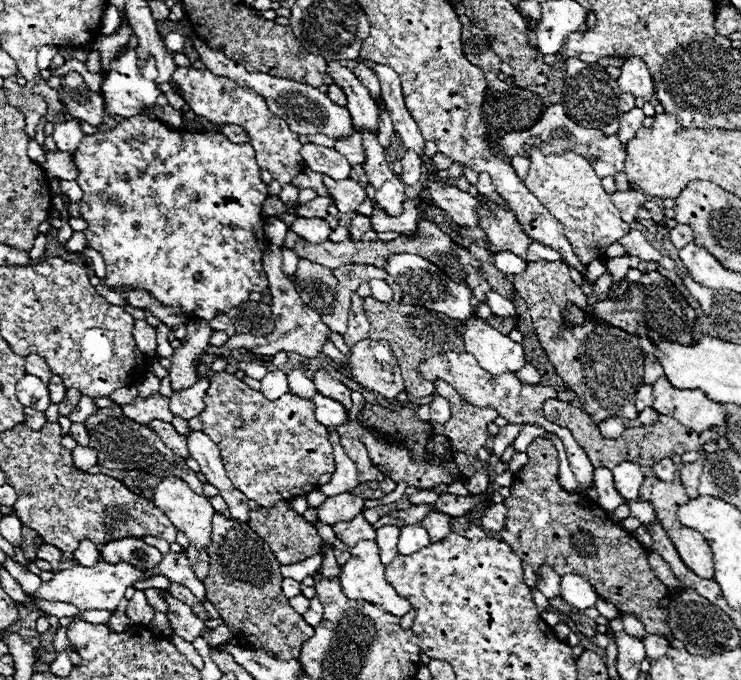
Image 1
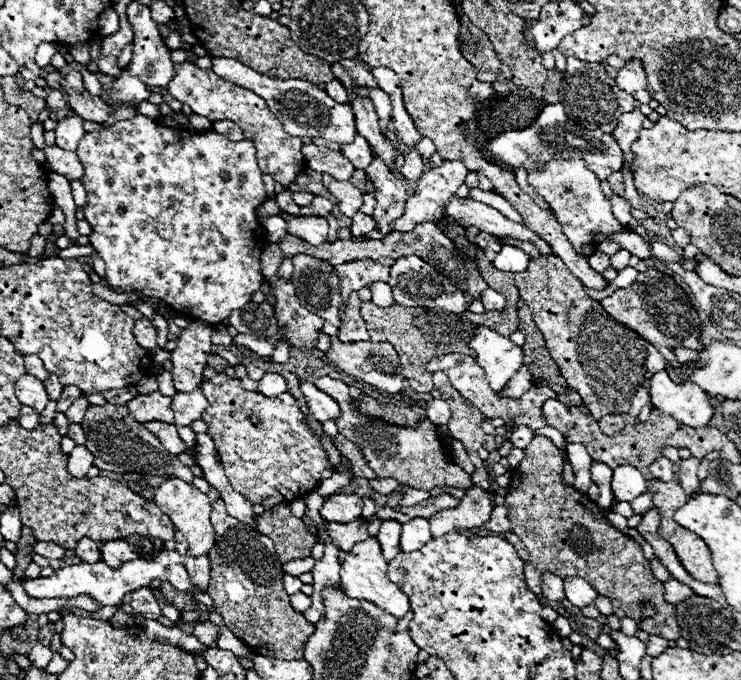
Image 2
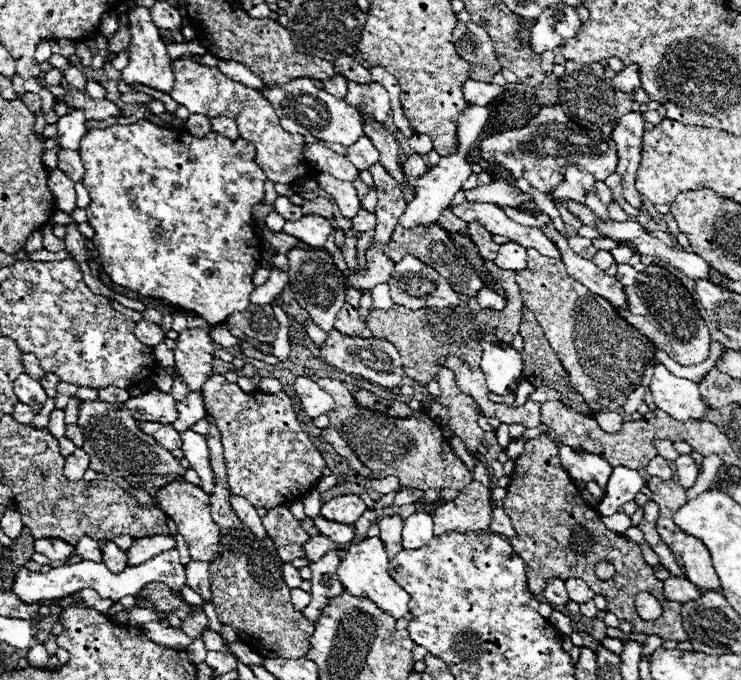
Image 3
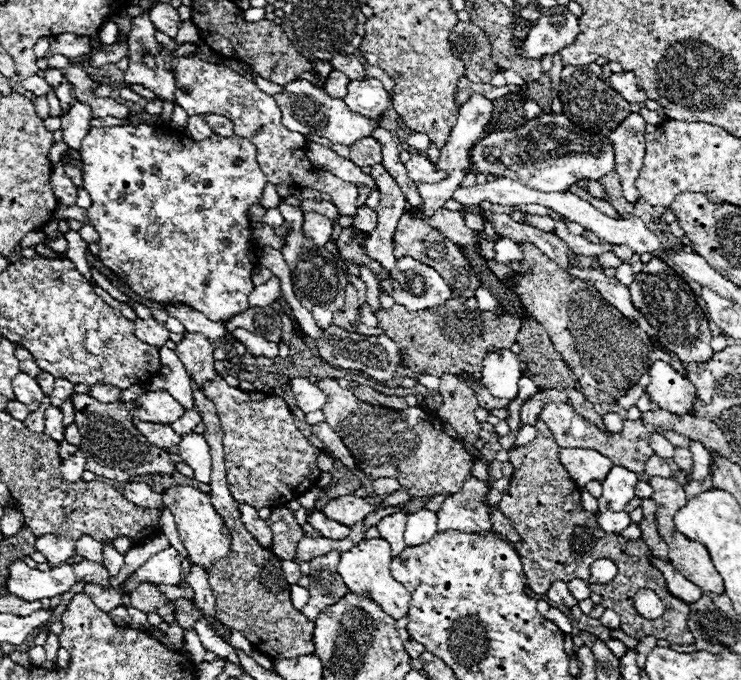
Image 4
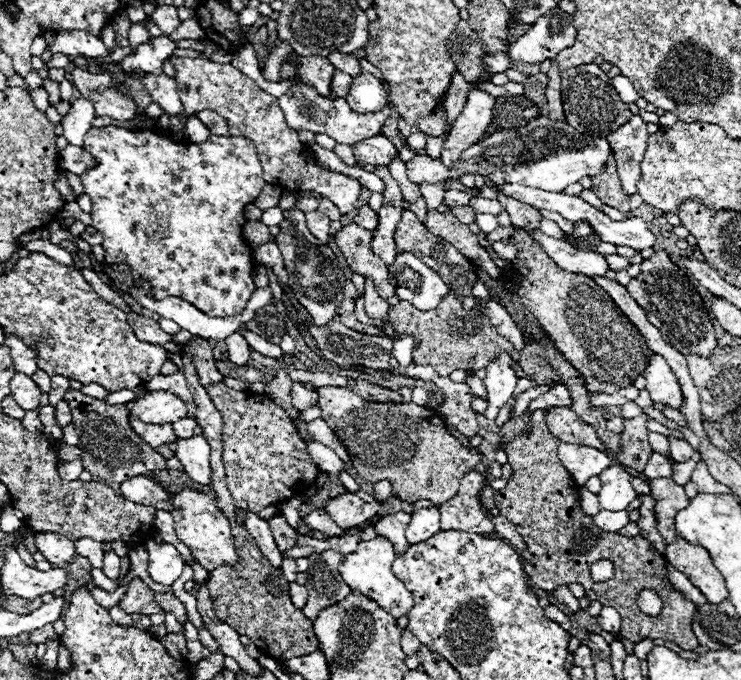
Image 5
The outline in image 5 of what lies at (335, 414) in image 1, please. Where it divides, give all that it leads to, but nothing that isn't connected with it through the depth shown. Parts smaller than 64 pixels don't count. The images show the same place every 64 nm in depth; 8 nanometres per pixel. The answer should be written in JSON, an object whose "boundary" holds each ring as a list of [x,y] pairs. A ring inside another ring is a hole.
{"boundary":[[[294,382],[292,386],[292,392],[290,392],[290,402],[294,408],[298,410],[304,410],[304,408],[312,408],[318,404],[318,394],[304,388],[300,382]]]}

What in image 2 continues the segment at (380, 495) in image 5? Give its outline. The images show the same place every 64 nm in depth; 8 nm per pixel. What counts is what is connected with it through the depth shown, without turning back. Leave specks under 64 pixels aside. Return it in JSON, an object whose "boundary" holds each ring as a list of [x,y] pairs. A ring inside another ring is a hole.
{"boundary":[[[378,478],[378,480],[370,480],[370,486],[372,486],[372,490],[376,490],[376,492],[380,492],[380,494],[390,494],[390,492],[394,492],[396,488],[398,488],[398,480],[394,480],[394,478]]]}

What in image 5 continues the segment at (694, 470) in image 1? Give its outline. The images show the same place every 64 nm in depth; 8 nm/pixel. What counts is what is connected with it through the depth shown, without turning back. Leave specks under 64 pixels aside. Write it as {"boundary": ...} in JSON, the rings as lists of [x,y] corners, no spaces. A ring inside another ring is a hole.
{"boundary":[[[668,438],[668,448],[670,448],[670,458],[674,462],[684,462],[694,454],[694,448],[690,446],[690,442],[686,442],[684,438]]]}

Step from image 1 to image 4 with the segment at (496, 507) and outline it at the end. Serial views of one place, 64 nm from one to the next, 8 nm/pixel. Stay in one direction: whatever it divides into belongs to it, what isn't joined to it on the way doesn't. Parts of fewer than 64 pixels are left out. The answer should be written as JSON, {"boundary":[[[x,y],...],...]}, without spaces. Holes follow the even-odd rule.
{"boundary":[[[496,510],[496,512],[492,512],[492,532],[500,534],[502,538],[506,538],[506,540],[508,540],[508,542],[512,542],[512,544],[520,542],[518,532],[512,528],[512,524],[508,522],[508,518],[506,518],[506,516],[502,516],[498,510]]]}

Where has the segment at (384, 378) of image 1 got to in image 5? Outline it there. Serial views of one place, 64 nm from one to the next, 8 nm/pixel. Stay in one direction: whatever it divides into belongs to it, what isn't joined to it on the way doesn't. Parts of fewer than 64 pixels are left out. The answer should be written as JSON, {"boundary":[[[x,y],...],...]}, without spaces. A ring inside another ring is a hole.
{"boundary":[[[330,320],[326,326],[316,326],[310,324],[310,334],[316,340],[316,346],[320,348],[322,356],[342,368],[350,368],[350,366],[364,366],[364,368],[372,368],[372,370],[388,370],[388,354],[392,352],[392,338],[380,338],[380,336],[368,336],[368,334],[360,334],[354,332],[342,324],[338,324],[336,320]]]}

